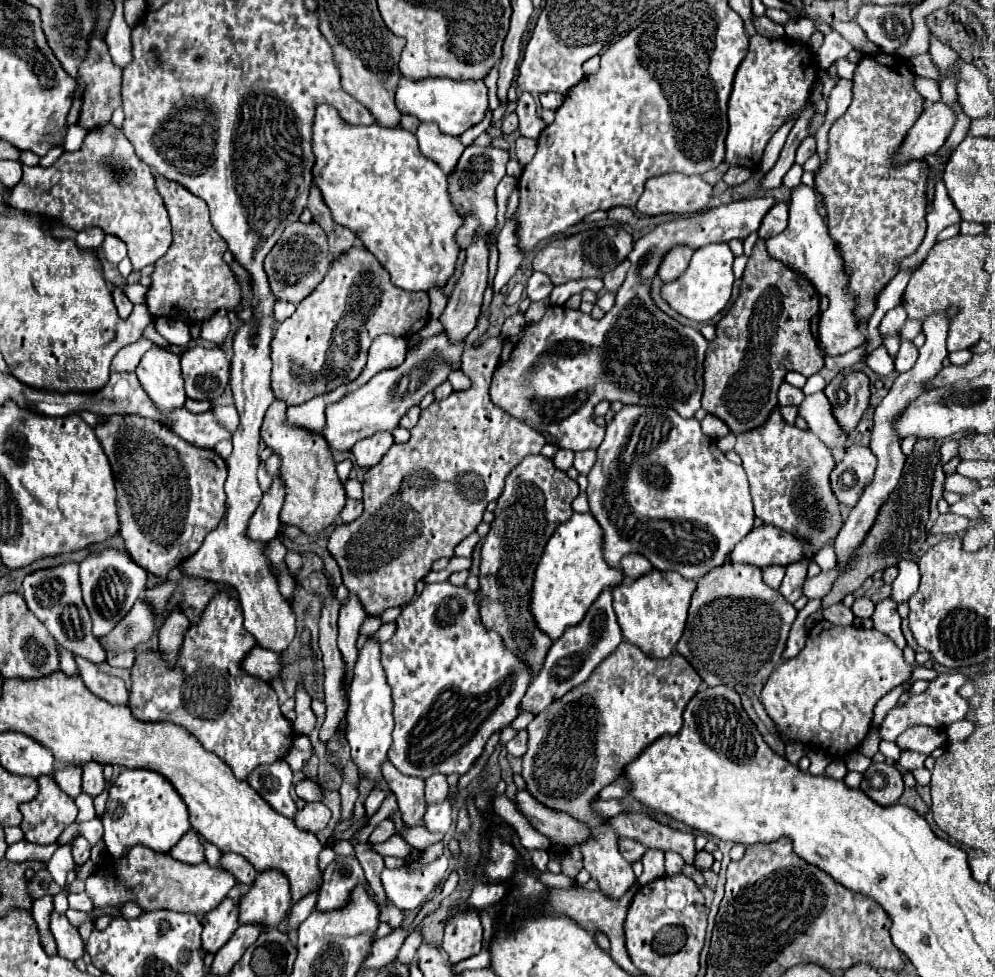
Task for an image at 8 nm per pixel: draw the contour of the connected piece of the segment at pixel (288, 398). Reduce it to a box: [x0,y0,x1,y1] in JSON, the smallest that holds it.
[272,248,428,406]

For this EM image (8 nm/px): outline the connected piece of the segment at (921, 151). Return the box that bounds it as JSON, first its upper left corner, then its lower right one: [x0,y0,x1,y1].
[898,100,956,160]

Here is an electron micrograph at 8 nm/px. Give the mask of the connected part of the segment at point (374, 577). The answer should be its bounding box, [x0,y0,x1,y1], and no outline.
[328,338,546,616]

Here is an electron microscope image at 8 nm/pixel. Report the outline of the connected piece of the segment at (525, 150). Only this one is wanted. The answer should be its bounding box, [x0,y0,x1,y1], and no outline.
[516,136,538,166]

